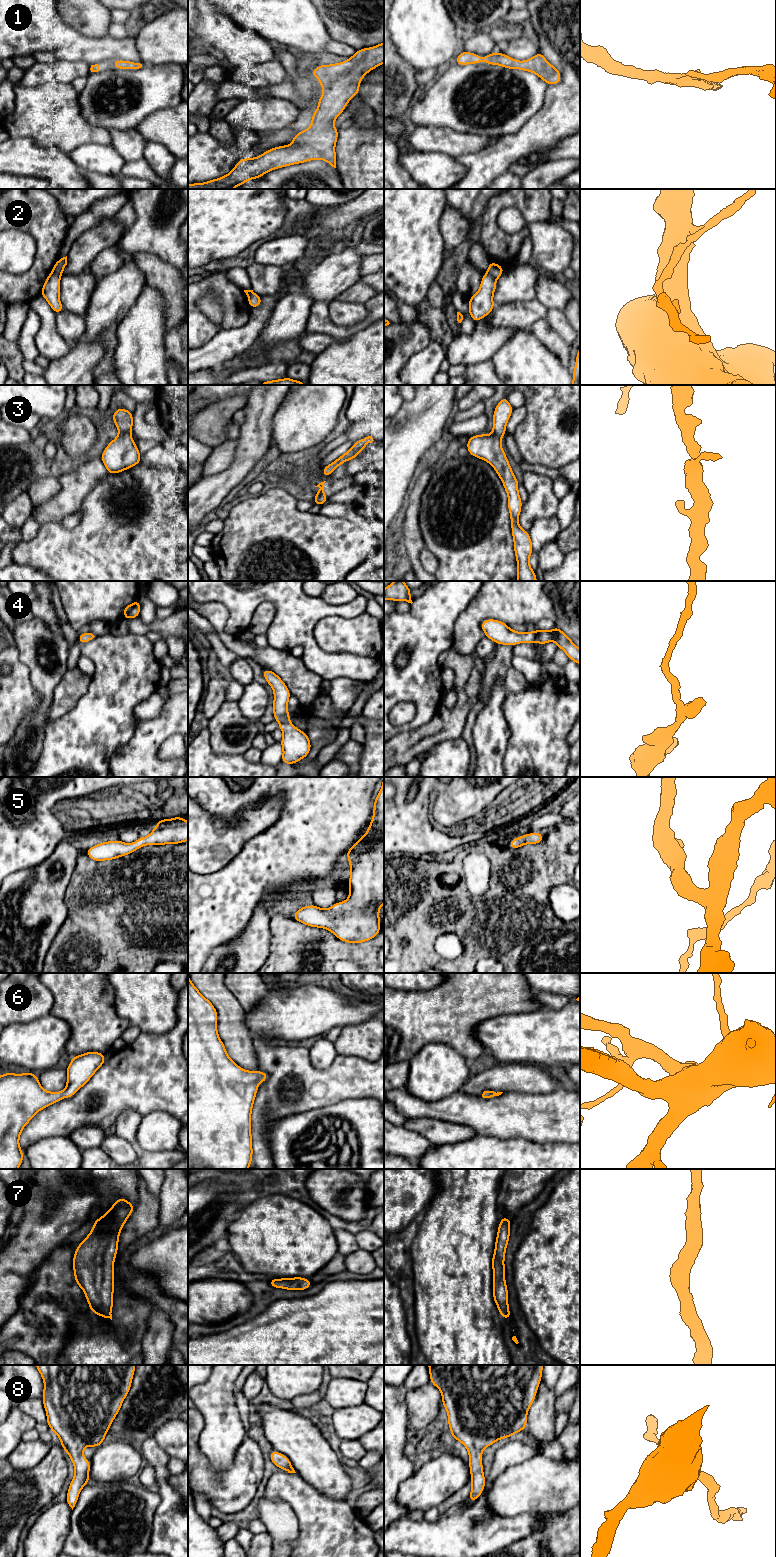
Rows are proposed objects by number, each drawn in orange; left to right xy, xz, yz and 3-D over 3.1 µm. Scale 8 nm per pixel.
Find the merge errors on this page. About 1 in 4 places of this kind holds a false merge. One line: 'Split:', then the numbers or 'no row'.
Split: 2

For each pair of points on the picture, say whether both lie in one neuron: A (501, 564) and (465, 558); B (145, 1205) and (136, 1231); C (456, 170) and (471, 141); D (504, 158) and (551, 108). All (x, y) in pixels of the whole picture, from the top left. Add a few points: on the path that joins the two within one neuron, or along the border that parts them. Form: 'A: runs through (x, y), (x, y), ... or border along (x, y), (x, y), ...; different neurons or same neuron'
A: runs through (492, 564), (478, 564), (474, 560); same neuron
B: runs through (145, 1211), (145, 1217), (137, 1225); same neuron
C: border along (431, 152), (443, 152), (454, 158); different neurons
D: runs through (516, 146), (542, 120); same neuron

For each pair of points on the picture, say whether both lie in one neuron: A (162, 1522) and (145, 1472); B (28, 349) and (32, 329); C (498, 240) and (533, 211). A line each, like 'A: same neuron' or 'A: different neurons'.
A: different neurons
B: same neuron
C: same neuron

